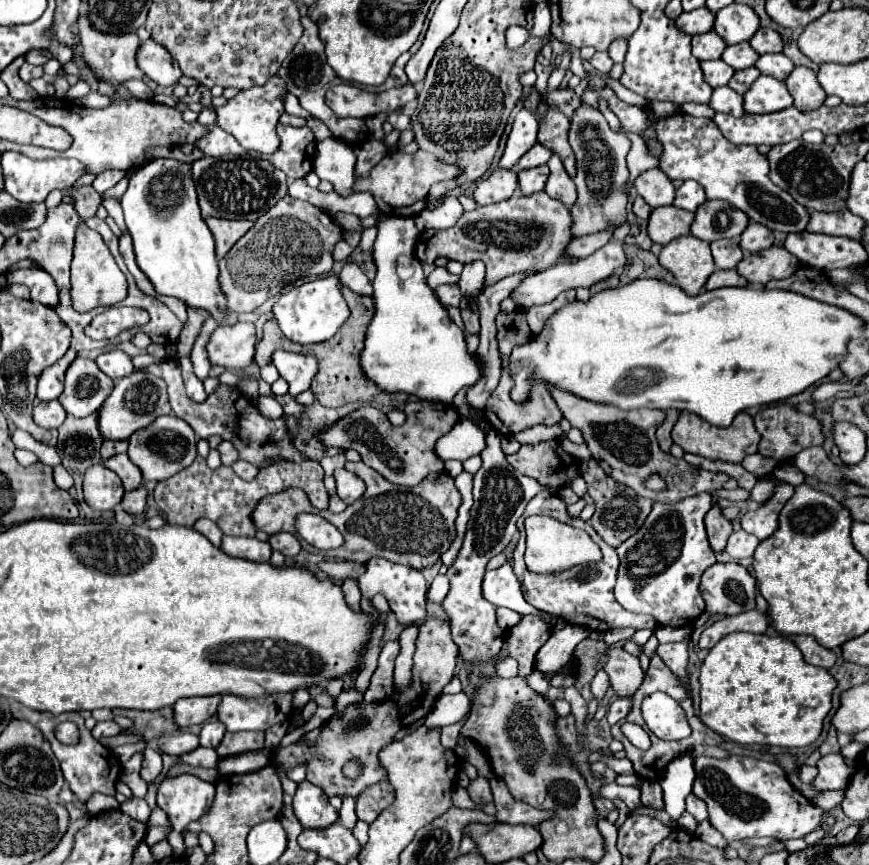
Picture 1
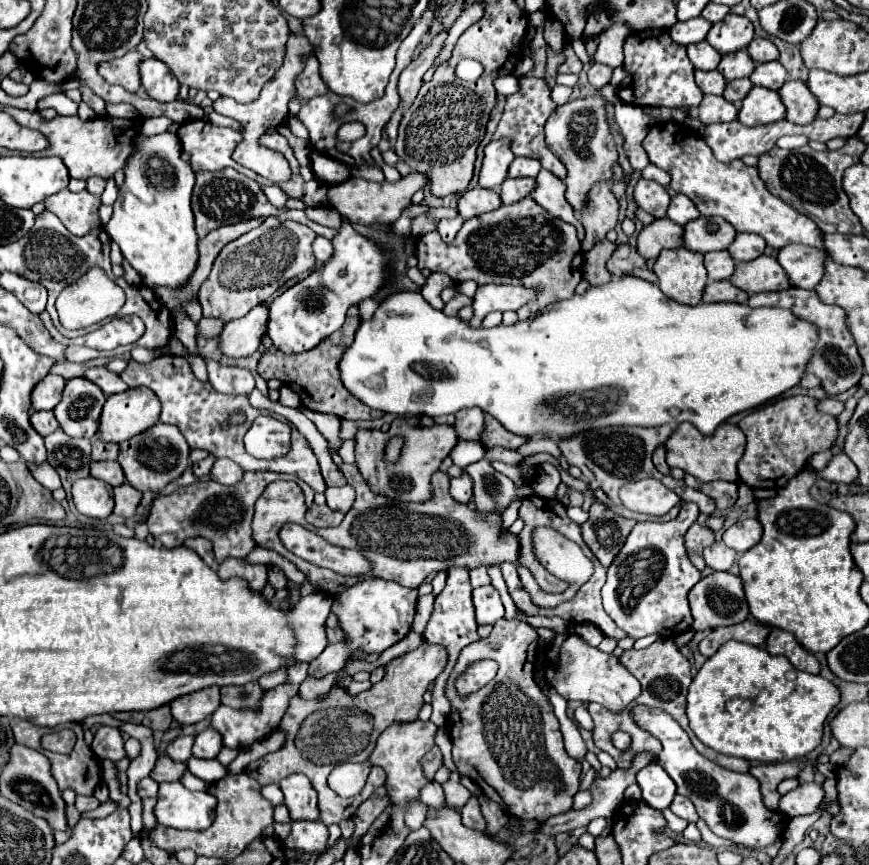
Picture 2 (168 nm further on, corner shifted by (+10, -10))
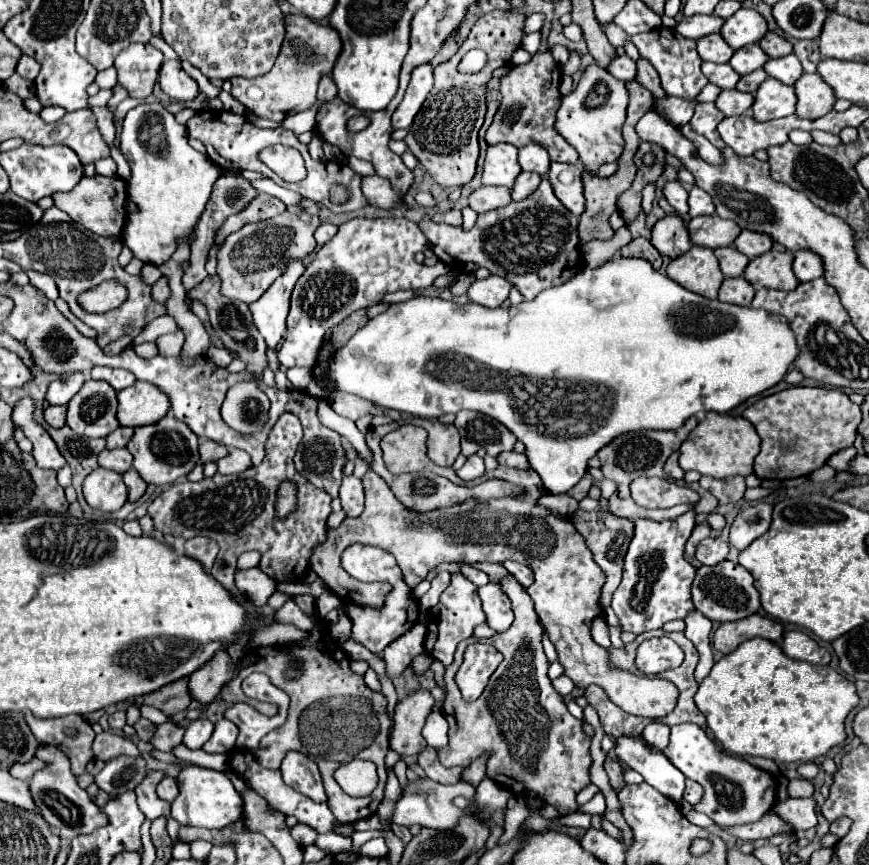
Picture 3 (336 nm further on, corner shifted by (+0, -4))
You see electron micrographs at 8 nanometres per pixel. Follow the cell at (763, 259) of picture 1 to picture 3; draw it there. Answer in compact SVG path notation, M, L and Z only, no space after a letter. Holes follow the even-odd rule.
M770 250L750 260L744 270L744 278L754 286L778 290L794 290L798 286L798 278L792 272L792 252Z

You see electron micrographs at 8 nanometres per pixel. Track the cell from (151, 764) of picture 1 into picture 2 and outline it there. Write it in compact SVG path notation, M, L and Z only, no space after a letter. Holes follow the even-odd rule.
M150 776L142 778L138 782L138 796L140 798L156 798L156 794L158 794L158 782L154 782Z

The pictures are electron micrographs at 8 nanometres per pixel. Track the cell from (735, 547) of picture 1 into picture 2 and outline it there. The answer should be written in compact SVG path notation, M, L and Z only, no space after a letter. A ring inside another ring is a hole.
M716 542L708 548L704 548L702 552L706 566L710 566L712 570L728 570L732 566L732 562L736 560L736 552L732 548L728 548L724 542Z

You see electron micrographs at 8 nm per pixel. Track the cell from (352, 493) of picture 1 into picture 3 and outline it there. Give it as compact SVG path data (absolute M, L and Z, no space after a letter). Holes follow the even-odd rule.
M344 476L340 486L342 508L348 516L358 516L364 508L364 488L356 476Z

